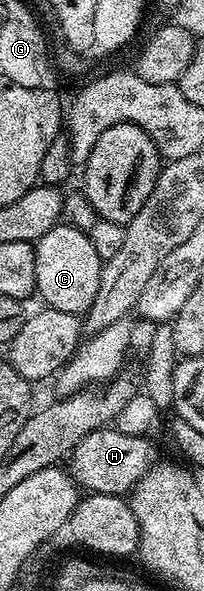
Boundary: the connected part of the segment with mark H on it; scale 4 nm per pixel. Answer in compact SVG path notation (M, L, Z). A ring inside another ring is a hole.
M115 426L93 430L88 436L81 438L81 442L77 442L77 446L71 451L71 479L87 494L96 492L126 497L136 482L156 463L155 448L149 441L147 436L123 434Z

